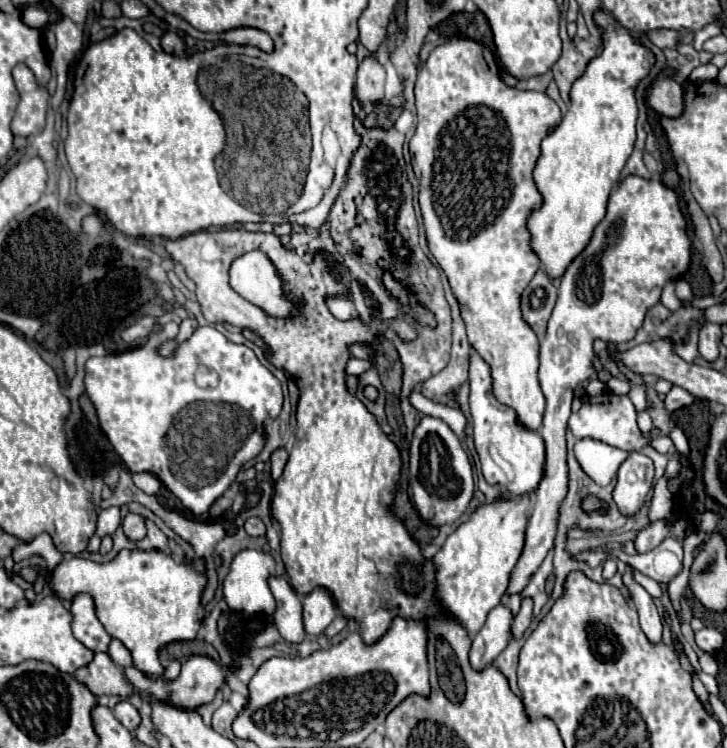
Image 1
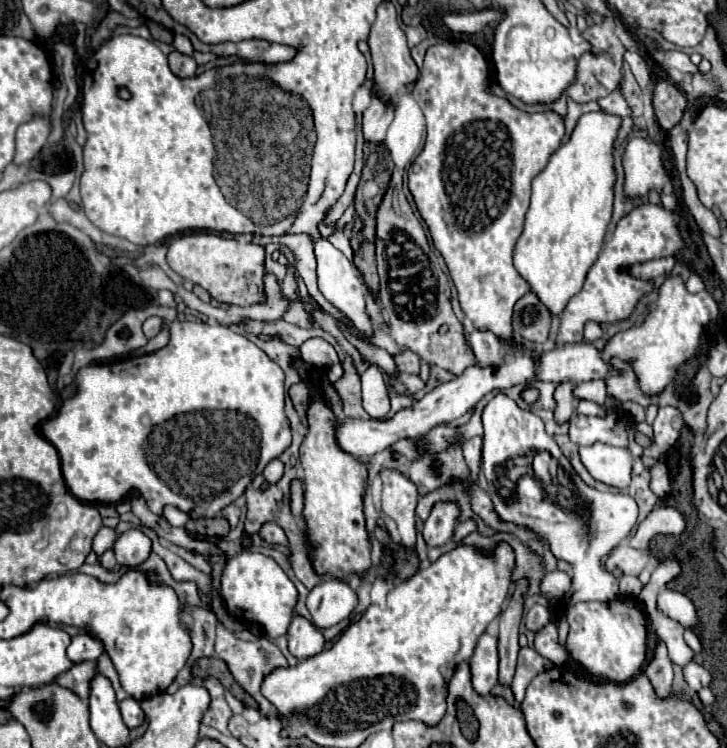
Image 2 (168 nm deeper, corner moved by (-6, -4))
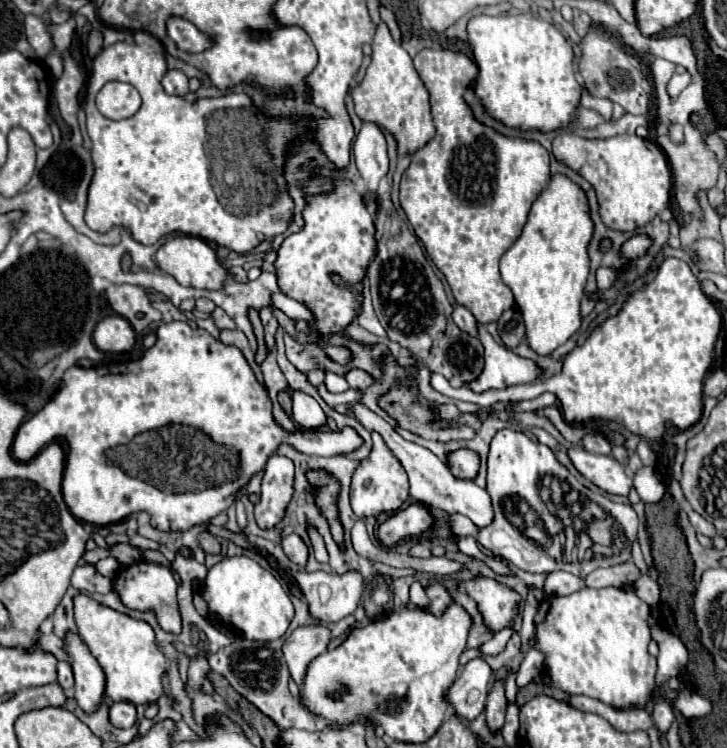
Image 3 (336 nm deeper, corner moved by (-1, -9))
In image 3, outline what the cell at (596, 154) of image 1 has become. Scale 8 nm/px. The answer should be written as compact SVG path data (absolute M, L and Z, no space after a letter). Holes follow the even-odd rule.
M554 174L548 186L532 202L520 238L504 252L500 260L502 280L512 290L516 306L522 310L526 322L526 342L538 354L552 354L560 344L564 344L572 334L580 330L580 300L584 296L584 286L590 272L588 244L592 240L592 234L594 234L594 222L590 218L586 192L568 176Z

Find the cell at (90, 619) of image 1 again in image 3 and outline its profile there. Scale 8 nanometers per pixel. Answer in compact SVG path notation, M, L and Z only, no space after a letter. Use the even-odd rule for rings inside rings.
M58 662L58 684L62 688L72 688L74 686L74 674L72 674L72 664L66 662Z

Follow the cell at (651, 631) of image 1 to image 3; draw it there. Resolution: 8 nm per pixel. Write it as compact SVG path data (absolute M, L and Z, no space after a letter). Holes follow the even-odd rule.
M656 700L654 708L652 708L652 718L654 718L658 730L666 732L670 728L672 720L674 720L674 712L672 712L672 708L664 700Z

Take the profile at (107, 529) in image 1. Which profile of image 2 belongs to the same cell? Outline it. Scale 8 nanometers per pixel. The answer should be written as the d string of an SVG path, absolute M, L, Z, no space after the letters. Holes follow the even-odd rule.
M101 527L101 529L97 531L97 535L95 535L95 539L93 539L93 551L97 553L99 559L101 559L101 555L103 555L107 549L113 547L115 539L117 539L117 533L115 533L113 529L109 529L109 527Z

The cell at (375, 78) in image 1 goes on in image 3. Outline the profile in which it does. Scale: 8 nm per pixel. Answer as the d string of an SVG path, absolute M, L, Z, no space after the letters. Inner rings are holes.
M366 122L356 136L354 142L354 158L360 176L366 182L370 194L376 192L378 182L388 172L388 156L386 156L386 140L378 124Z

